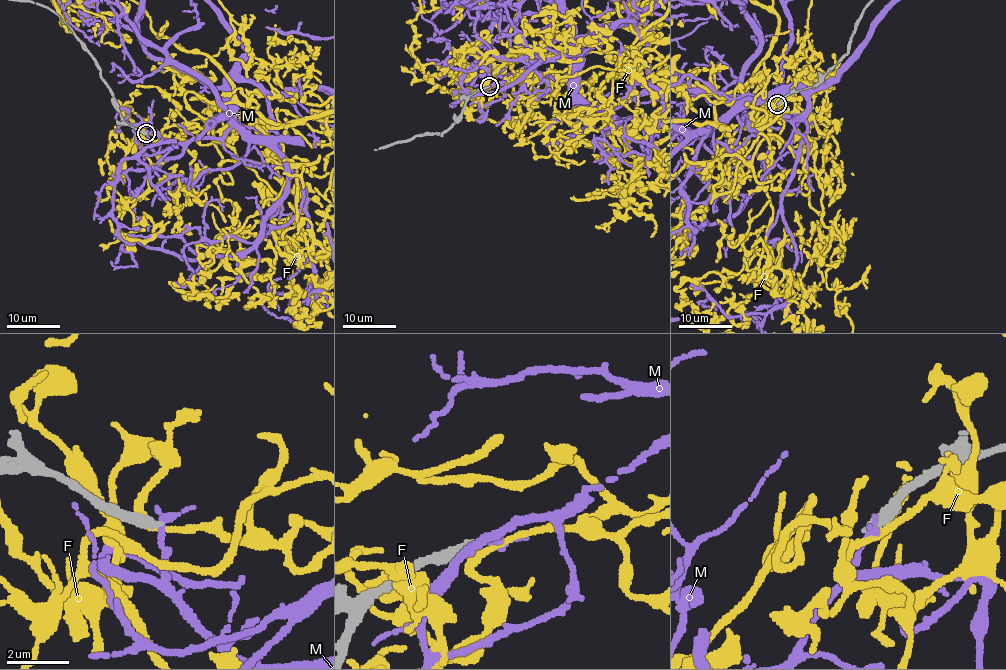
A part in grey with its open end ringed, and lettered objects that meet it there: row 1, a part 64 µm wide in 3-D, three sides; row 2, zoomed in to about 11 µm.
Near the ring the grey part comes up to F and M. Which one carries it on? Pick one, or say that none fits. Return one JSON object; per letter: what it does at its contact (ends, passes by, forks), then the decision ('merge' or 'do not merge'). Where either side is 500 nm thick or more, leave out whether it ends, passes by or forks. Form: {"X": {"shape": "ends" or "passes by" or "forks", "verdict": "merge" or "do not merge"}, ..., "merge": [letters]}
{"F": {"shape": "passes by", "verdict": "do not merge"}, "M": {"shape": "ends", "verdict": "do not merge"}, "merge": []}

